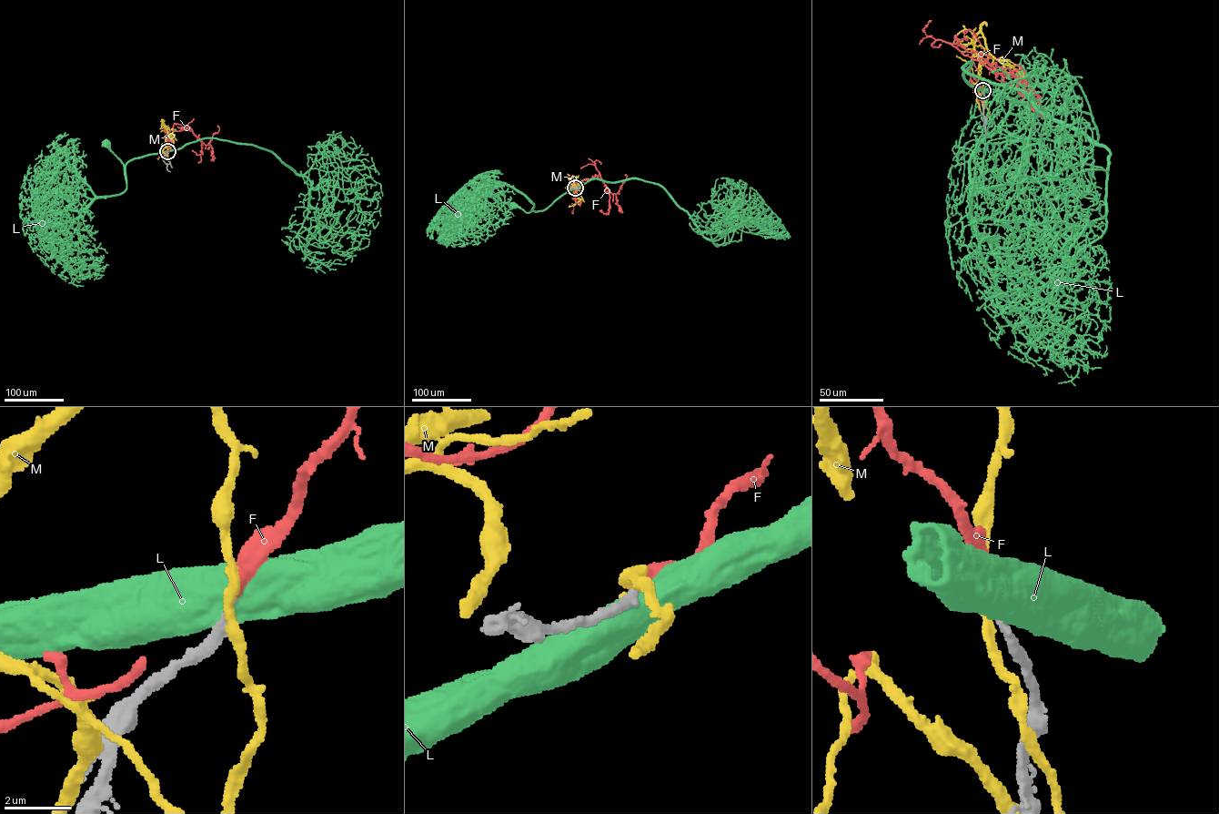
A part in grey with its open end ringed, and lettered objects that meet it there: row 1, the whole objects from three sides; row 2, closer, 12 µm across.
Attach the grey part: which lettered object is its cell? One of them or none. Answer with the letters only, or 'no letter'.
F

